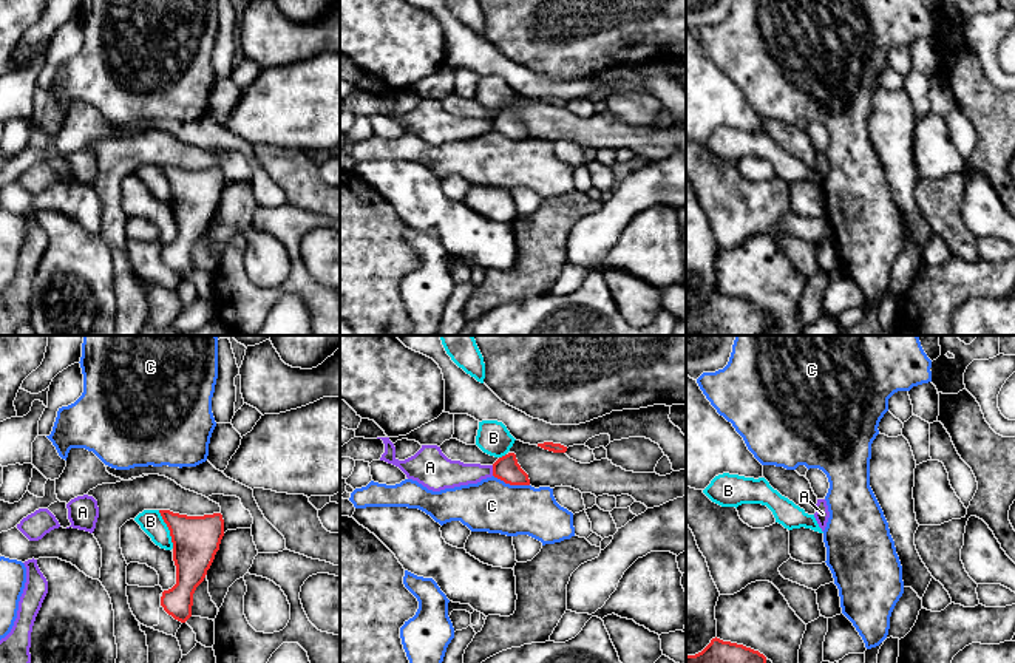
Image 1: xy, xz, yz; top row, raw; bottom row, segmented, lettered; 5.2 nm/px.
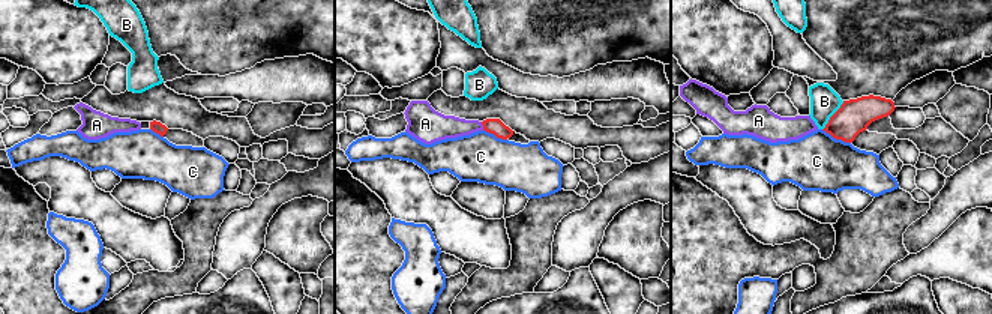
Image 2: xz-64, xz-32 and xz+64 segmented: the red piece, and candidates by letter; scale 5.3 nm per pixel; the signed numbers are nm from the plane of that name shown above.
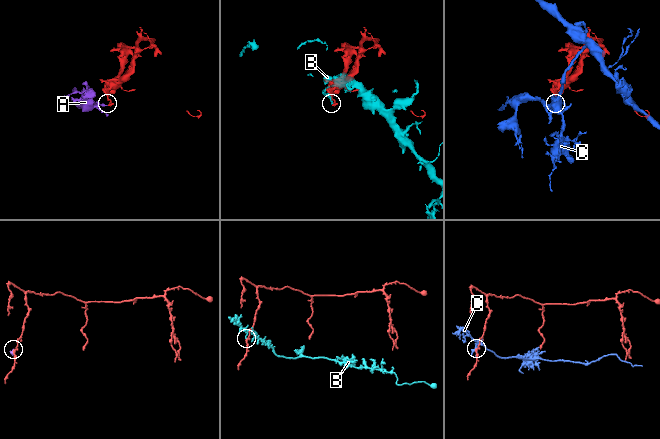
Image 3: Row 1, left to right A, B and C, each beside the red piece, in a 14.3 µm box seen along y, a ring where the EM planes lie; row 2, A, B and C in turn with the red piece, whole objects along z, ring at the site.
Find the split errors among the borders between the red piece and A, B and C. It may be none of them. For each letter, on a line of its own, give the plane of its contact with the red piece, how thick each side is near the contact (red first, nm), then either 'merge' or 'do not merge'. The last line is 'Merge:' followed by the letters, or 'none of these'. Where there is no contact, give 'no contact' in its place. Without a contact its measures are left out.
A: contact in xz; calibres 130 and 160 nm; do not merge
B: contact in xy; calibres 240 and 120 nm; do not merge
C: contact in xz; calibres 130 and 280 nm; do not merge
Merge: none of these

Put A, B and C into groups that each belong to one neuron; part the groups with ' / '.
A / B / C

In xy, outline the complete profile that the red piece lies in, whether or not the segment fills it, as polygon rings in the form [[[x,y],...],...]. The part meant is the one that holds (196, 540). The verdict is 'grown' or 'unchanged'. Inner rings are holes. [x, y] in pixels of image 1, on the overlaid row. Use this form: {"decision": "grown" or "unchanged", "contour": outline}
{"decision": "unchanged", "contour": [[[159,510],[173,542],[176,584],[162,592],[161,606],[175,620],[185,623],[192,617],[193,593],[204,581],[224,536],[221,513],[187,516]]]}

